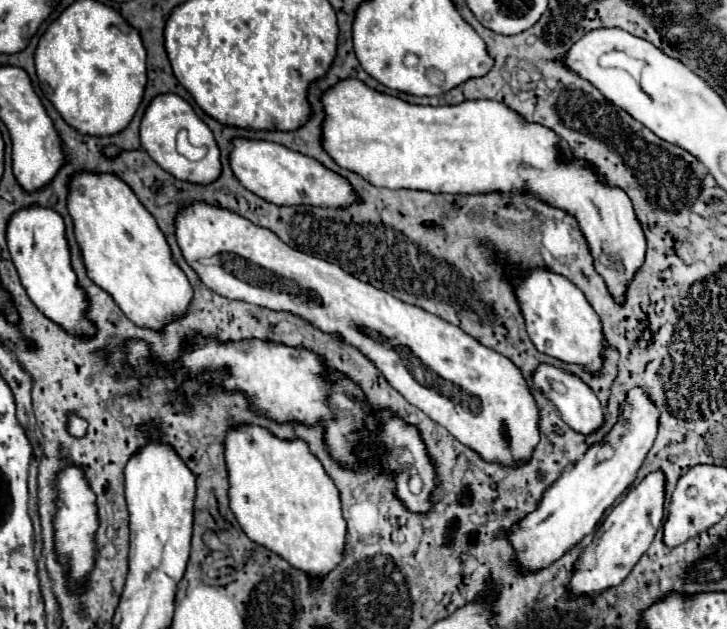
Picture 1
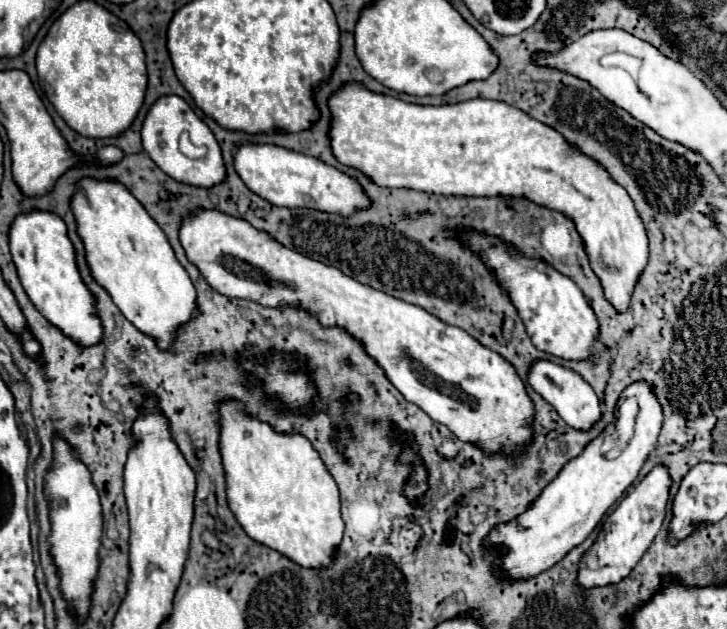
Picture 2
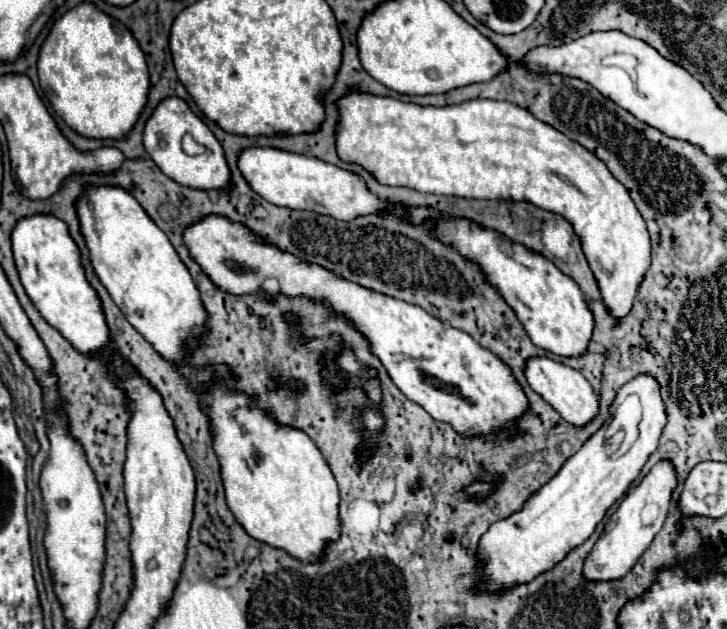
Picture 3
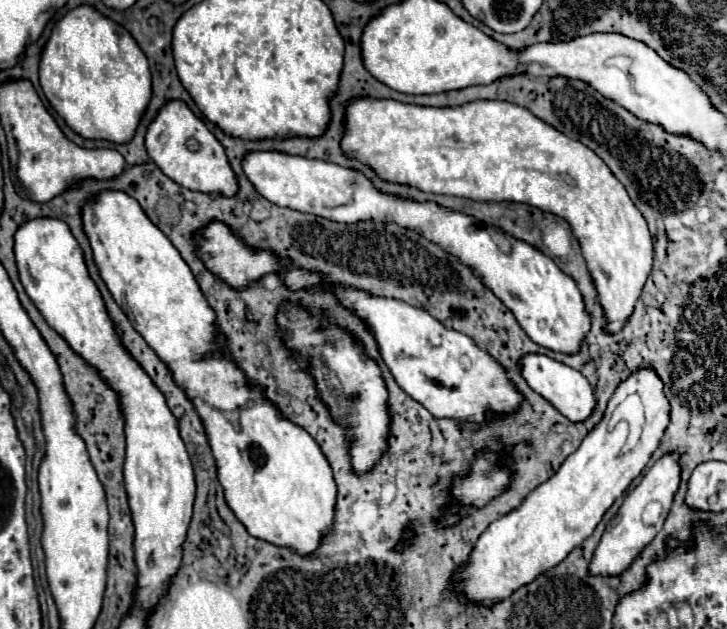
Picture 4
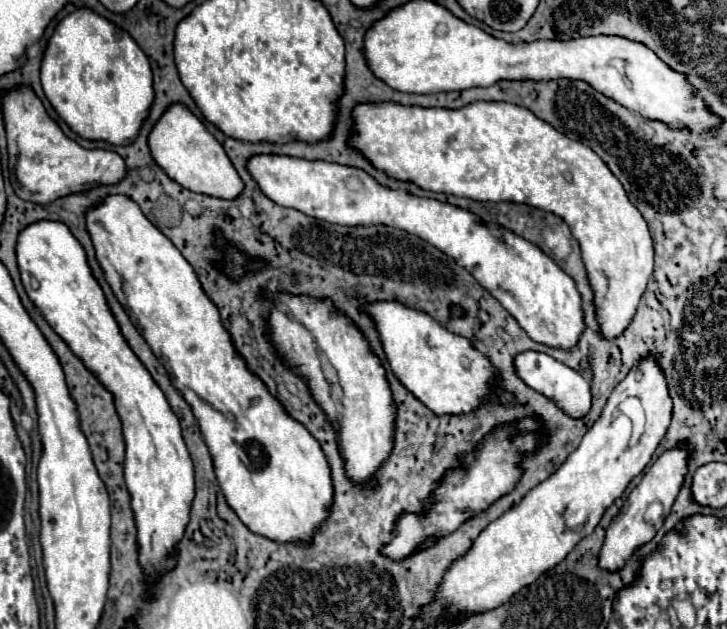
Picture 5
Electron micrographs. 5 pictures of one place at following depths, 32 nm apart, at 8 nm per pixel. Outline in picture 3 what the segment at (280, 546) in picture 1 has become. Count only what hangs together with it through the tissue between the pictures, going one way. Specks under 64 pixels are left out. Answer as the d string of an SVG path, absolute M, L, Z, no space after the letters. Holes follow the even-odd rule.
M212 386L202 406L214 430L214 448L222 466L226 502L242 528L258 542L284 550L302 564L322 562L328 544L340 538L342 524L338 516L338 486L316 444L302 430L274 424L264 412L252 408L246 396L228 392L224 386Z

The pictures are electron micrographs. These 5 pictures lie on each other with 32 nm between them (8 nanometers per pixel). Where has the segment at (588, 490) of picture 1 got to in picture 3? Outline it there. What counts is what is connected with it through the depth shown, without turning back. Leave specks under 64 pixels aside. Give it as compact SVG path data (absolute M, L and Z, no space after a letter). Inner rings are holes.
M638 376L636 380L630 380L628 384L624 384L624 388L620 388L612 408L612 418L590 438L586 440L586 444L580 448L580 452L576 452L574 456L570 456L566 460L566 464L560 468L560 472L548 482L544 484L528 502L526 506L512 514L506 520L500 520L496 524L490 526L490 530L482 536L480 546L478 546L478 560L482 562L482 574L488 578L488 590L500 590L504 592L506 588L512 588L516 584L528 582L532 578L536 578L538 574L554 568L572 548L580 546L596 528L596 524L604 518L606 510L624 496L624 492L628 490L628 486L638 478L642 466L646 464L648 456L656 450L658 446L658 438L660 432L666 424L666 416L664 416L664 402L660 400L660 392L658 392L658 384L656 380L652 380L650 376ZM636 394L640 400L640 420L638 420L638 434L634 438L634 442L630 446L624 448L624 452L620 450L624 444L624 430L618 426L618 408L622 406L622 402Z

